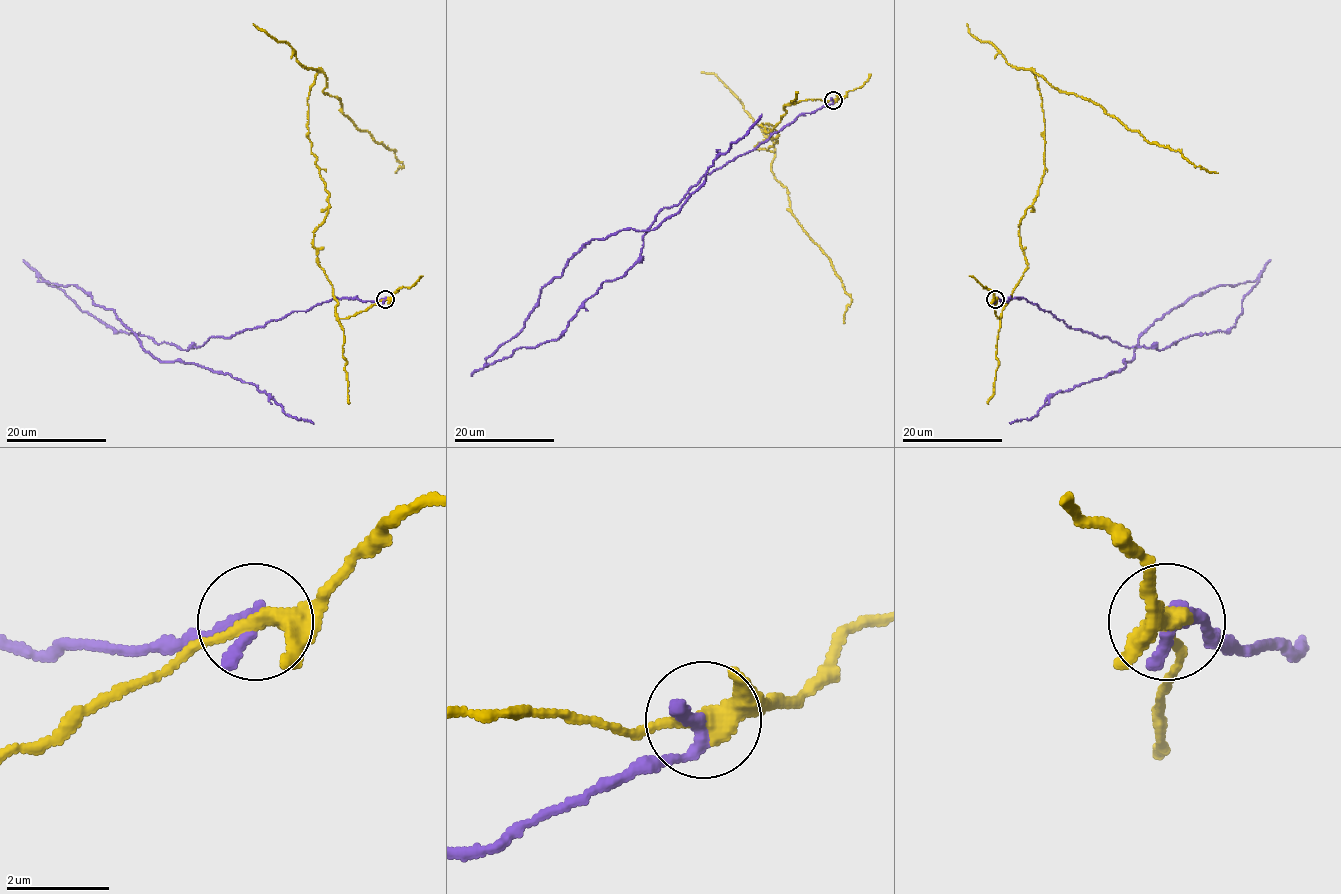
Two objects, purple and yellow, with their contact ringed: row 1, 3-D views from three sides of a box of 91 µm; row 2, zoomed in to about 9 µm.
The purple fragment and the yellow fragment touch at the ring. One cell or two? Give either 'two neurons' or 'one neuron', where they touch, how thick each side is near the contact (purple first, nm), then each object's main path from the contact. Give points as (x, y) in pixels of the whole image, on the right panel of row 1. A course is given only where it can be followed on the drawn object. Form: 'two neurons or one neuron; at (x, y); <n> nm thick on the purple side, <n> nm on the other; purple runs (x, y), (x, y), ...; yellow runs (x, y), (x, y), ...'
two neurons; at (995, 299); 360 nm thick on the purple side, 340 nm on the other; purple runs (995, 298), (1164, 350), (1229, 331), (1259, 281), (1188, 298), (1126, 365), (1009, 423); yellow runs (995, 298), (998, 318), (1027, 266), (1019, 222), (1044, 169), (1033, 72), (1218, 173)

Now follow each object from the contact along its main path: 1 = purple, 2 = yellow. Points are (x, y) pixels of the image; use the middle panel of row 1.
1: (833, 100), (665, 207), (641, 257), (604, 281), (556, 339), (487, 363), (585, 244), (673, 216), (761, 114)
2: (833, 100), (788, 103), (761, 124), (776, 142), (755, 149), (773, 142), (793, 216), (851, 298), (844, 323)

